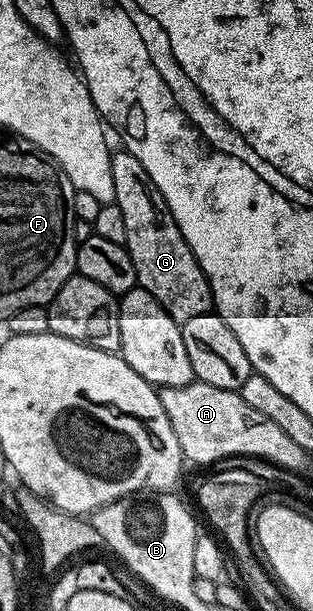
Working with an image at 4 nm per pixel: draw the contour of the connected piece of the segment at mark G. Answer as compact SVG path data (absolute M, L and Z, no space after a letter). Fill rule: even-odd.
M117 149L112 155L114 172L114 205L122 208L122 220L126 220L126 245L128 255L134 260L134 272L140 287L170 315L175 322L182 323L194 316L213 313L212 289L162 192L150 180L146 168L142 168L138 156L129 150Z

